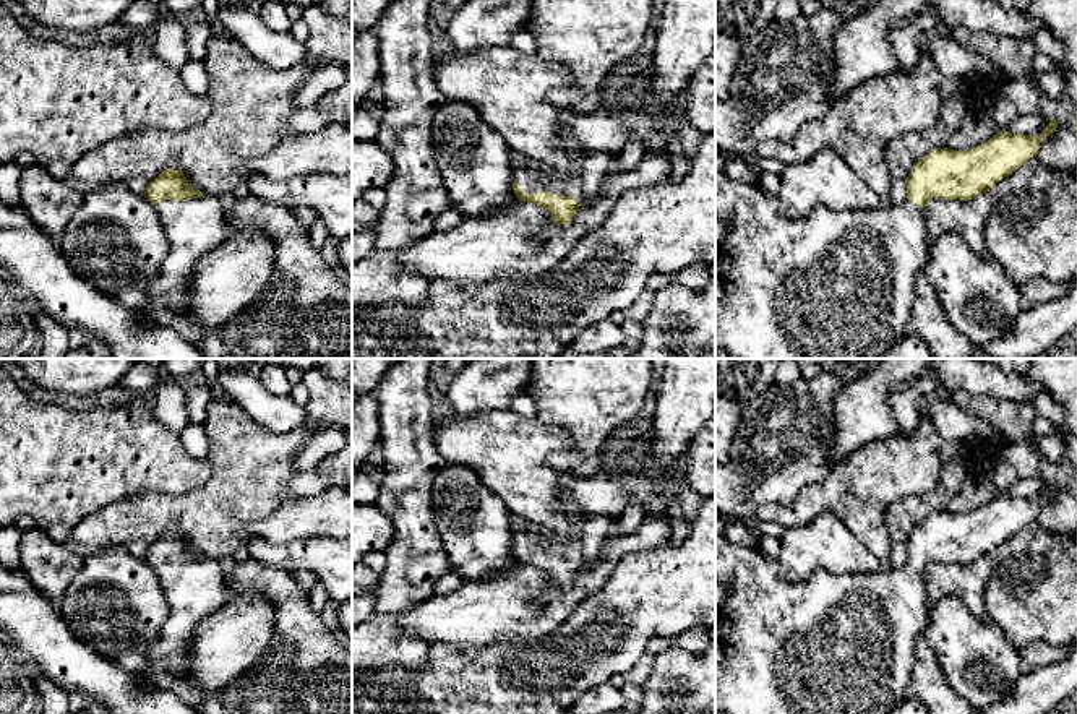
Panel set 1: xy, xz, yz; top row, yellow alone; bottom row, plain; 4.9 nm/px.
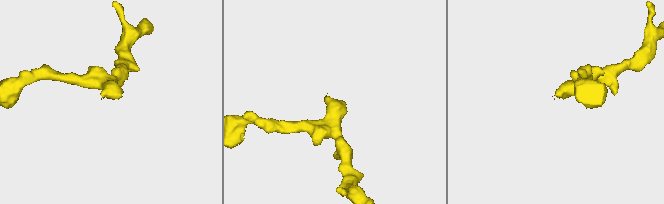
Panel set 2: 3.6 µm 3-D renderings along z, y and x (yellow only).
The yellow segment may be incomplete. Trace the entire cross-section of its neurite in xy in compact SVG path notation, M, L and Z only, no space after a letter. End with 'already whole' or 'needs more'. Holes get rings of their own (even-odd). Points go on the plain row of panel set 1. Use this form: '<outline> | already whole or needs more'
M165 532L146 552L170 607L162 630L148 649L149 665L164 664L178 677L187 669L193 630L230 602L235 594L216 560L195 553L182 534Z | needs more

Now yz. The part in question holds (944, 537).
M1049 482L1049 488L1035 500L1023 497L1012 498L1001 493L988 505L976 508L965 514L954 514L949 511L938 511L918 523L907 545L907 563L902 566L886 565L877 573L858 574L834 574L827 570L814 570L808 578L790 581L779 568L777 560L767 560L756 547L744 547L732 544L723 534L715 534L715 581L727 587L727 597L715 615L715 712L719 714L887 714L907 695L910 685L915 641L923 634L928 623L928 594L923 573L929 563L959 563L967 565L989 555L998 545L1017 534L1022 527L1038 519L1038 511L1046 503L1058 487Z | needs more

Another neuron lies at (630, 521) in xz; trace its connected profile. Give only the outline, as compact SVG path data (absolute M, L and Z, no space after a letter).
M629 505L616 519L615 531L605 539L603 544L621 537L624 534L634 534L644 523L646 510L639 505Z

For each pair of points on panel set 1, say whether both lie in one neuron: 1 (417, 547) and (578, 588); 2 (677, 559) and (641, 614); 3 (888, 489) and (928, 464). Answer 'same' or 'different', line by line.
1: different
2: same
3: same

